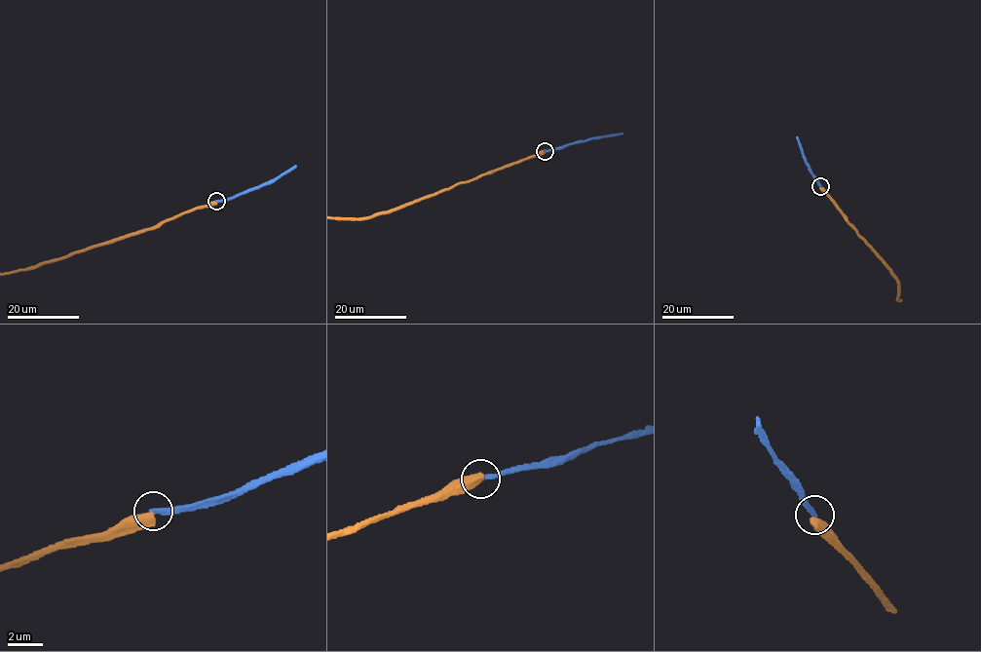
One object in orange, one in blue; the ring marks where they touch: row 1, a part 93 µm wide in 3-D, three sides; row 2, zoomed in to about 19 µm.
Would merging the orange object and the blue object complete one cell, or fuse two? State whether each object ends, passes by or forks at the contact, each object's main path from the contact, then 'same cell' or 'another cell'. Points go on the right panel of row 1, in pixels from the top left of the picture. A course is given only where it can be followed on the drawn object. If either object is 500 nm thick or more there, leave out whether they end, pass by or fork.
blue via (820, 186), (806, 161), (797, 136) | another cell

